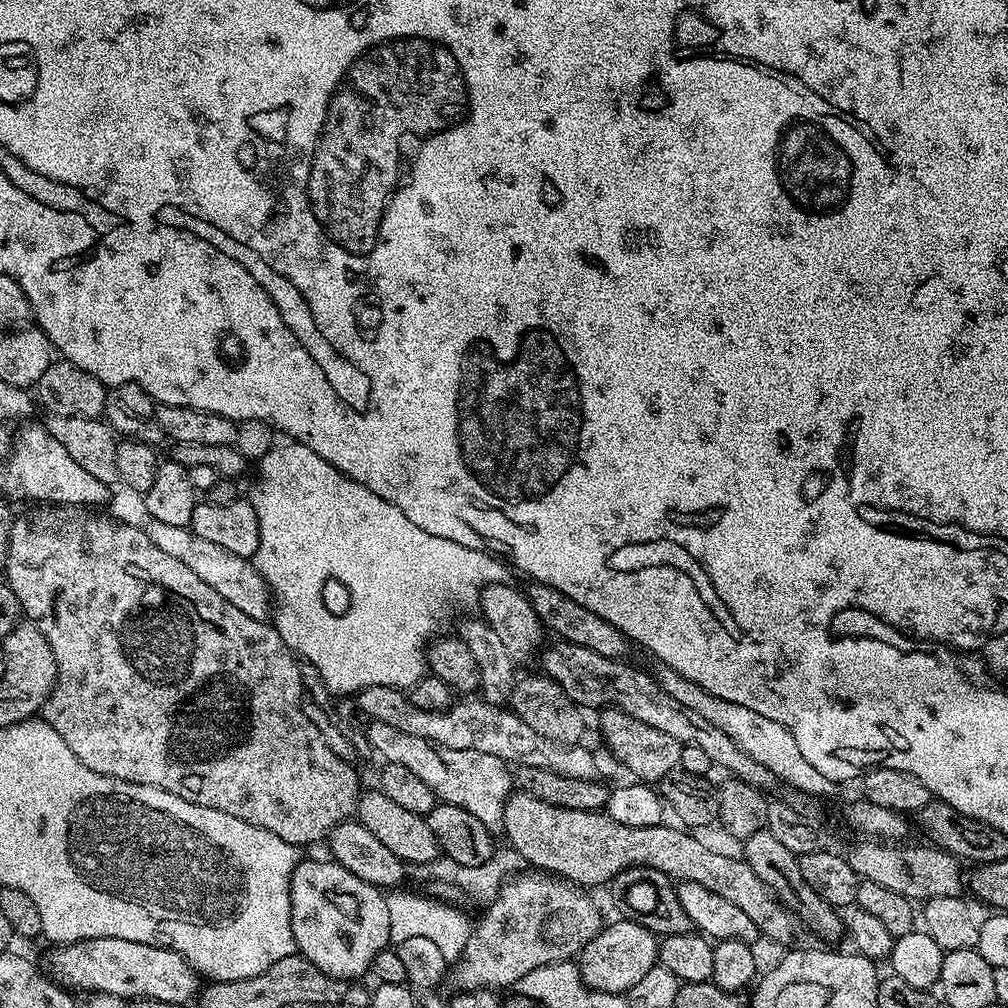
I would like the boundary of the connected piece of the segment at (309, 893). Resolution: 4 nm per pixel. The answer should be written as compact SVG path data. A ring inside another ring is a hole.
M331 858L325 860L301 859L290 878L290 918L294 930L296 951L318 970L330 974L335 980L359 981L369 975L374 954L390 944L390 910L385 893L370 882L362 882L358 874L350 874L341 864Z

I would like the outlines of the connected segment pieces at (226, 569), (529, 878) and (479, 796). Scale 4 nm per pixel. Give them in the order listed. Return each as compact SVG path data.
M148 520L143 525L143 530L150 542L158 546L158 550L170 554L170 558L178 558L178 562L183 562L190 570L194 570L194 574L198 574L198 578L202 578L202 582L206 582L210 590L222 594L222 598L226 598L230 606L238 606L242 614L250 614L250 618L255 620L269 619L274 600L268 591L268 584L251 559L230 554L230 550L222 550L222 546L214 546L214 542L198 538L191 527L169 526L166 522Z
M528 870L511 877L491 904L483 909L484 916L473 927L470 938L464 944L464 955L458 961L460 969L456 972L457 989L465 993L475 993L476 988L504 988L515 985L522 974L530 974L538 966L559 964L562 960L579 957L585 946L600 933L602 919L596 904L587 891L573 886L551 874L539 870Z
M368 720L366 726L368 726L368 744L381 756L381 761L406 766L406 770L412 771L417 778L422 778L422 782L426 782L426 786L434 790L437 801L462 806L462 810L474 814L474 818L478 818L478 822L482 822L482 826L486 826L489 832L496 834L503 829L504 802L514 788L514 776L508 761L494 758L494 754L482 754L482 750L450 750L450 746L438 746L426 738L414 738L414 734L406 734L386 722Z

